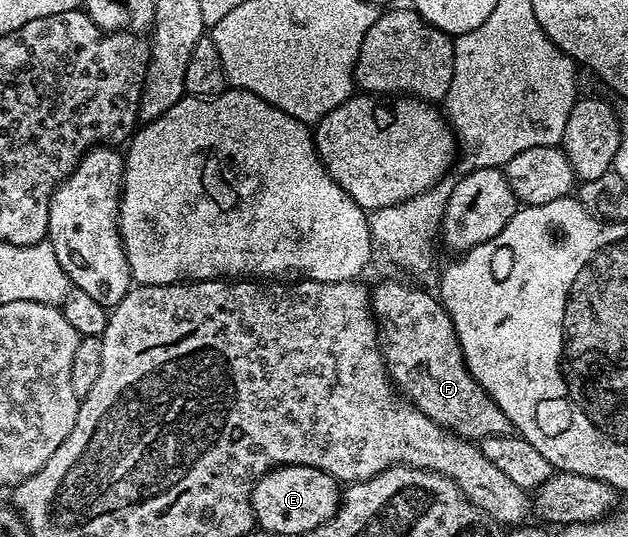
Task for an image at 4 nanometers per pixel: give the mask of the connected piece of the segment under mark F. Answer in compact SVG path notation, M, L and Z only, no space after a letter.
M382 281L378 286L373 286L374 320L378 322L382 358L386 361L386 371L391 381L407 401L412 402L424 415L428 415L428 419L450 433L455 433L457 437L481 443L485 437L507 436L512 429L508 415L468 371L452 319L441 300L433 292L430 293L425 293L414 285L405 285L402 281Z

